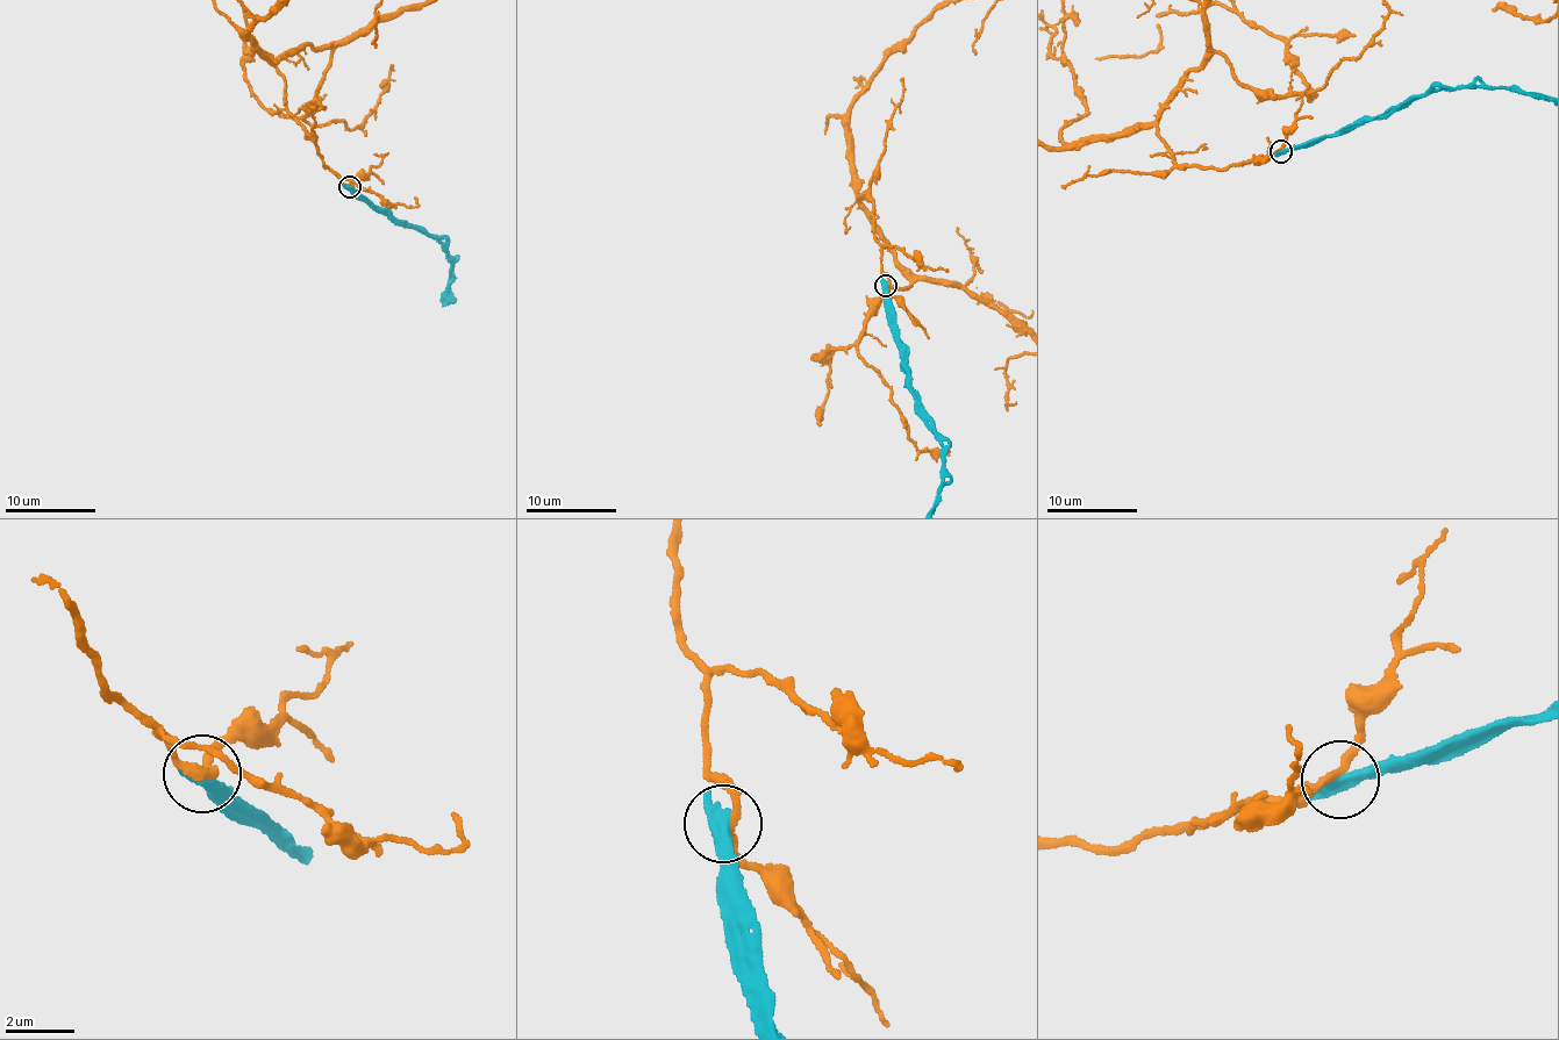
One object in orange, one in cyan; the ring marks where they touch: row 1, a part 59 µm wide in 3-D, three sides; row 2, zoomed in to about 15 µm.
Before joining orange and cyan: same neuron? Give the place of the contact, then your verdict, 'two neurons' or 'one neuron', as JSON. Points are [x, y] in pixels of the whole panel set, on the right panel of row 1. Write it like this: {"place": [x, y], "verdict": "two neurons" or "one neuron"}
{"place": [1281, 151], "verdict": "two neurons"}

